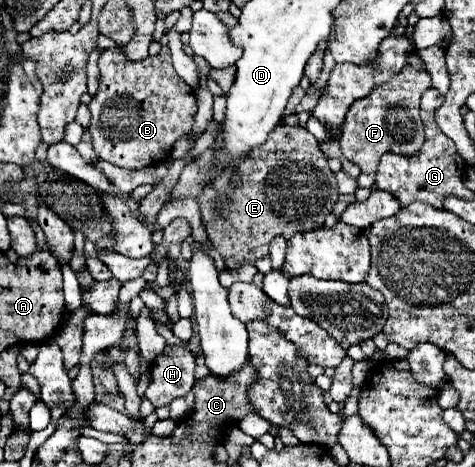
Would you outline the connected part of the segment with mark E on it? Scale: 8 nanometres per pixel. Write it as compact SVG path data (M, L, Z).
M280 124L276 126L276 130L272 130L272 134L268 136L268 142L264 142L264 146L260 146L254 152L254 156L242 164L242 182L236 190L232 190L230 194L232 204L222 218L216 218L210 210L210 206L214 204L212 200L216 200L214 196L216 196L216 190L206 190L198 196L202 220L212 240L212 246L222 254L226 262L226 270L236 270L244 262L254 264L256 260L268 256L270 240L274 236L280 234L284 238L292 238L296 232L308 232L308 230L320 228L324 224L324 218L332 212L336 204L338 188L336 188L336 176L328 168L328 160L318 148L318 140L302 126Z

